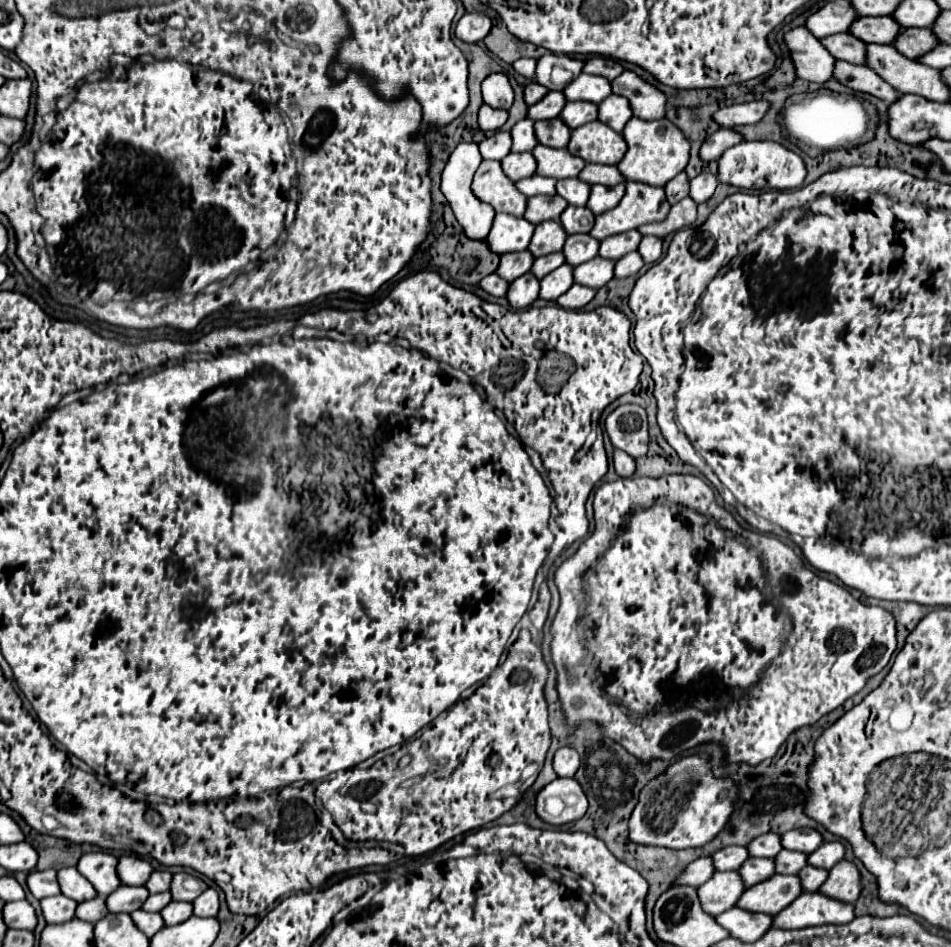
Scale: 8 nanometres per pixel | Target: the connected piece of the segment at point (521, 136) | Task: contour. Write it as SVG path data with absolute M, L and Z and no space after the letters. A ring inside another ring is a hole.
M523 119L519 123L515 123L515 127L511 129L511 137L513 137L513 153L523 153L523 151L533 151L537 145L535 133L533 133L533 121L531 119Z

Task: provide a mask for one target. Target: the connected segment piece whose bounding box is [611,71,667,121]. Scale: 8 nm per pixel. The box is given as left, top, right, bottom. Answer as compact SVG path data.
M623 71L611 81L611 91L629 101L635 117L645 121L655 121L665 115L665 95L653 85L639 79L633 71Z

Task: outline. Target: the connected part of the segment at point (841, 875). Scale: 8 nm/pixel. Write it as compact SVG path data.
M839 861L831 871L827 881L819 887L823 895L831 895L831 899L843 899L845 903L855 903L861 887L859 887L859 871L851 861Z

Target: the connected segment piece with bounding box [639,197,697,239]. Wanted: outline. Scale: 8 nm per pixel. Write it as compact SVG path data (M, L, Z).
M687 197L671 207L671 215L667 215L667 219L663 219L663 223L647 223L647 227L639 227L639 233L655 235L655 237L663 239L669 233L675 233L675 231L683 229L685 225L695 223L695 219L697 219L697 203L691 197Z

